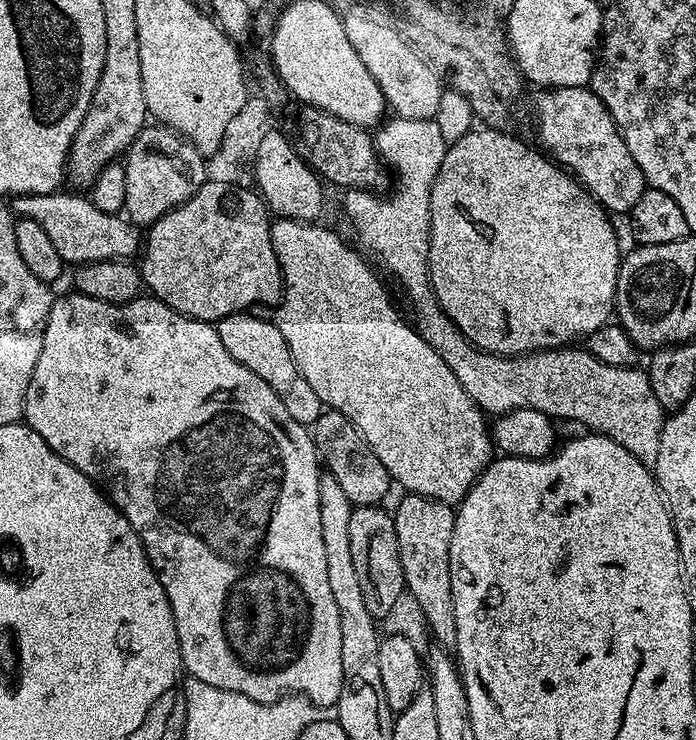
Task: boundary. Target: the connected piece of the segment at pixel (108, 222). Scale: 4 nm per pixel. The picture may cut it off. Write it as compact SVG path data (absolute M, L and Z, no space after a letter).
M64 191L49 192L46 196L17 195L13 199L16 201L10 204L11 211L17 217L42 226L42 230L46 230L50 237L50 242L54 242L54 250L58 250L64 261L72 266L89 264L94 260L128 258L135 248L137 251L137 229L127 219L98 210L98 206L94 206L87 195L71 196Z

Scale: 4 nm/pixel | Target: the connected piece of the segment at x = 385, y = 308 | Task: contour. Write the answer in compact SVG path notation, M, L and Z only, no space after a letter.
M276 218L271 221L272 245L282 273L282 299L279 301L279 303L281 302L280 309L277 310L276 316L274 315L274 323L278 326L278 330L282 330L282 338L286 338L286 346L290 346L290 354L294 358L298 370L302 370L302 378L306 378L306 382L310 382L314 394L318 394L318 398L329 409L342 413L360 431L362 438L370 446L370 450L374 450L378 462L382 462L382 466L386 466L389 477L395 483L397 480L409 493L418 496L433 496L436 500L443 501L444 504L459 505L460 501L464 499L464 495L475 484L477 477L483 473L485 468L489 467L494 456L490 428L486 420L484 424L485 413L469 398L466 390L462 390L458 378L454 378L454 370L450 370L450 366L446 366L446 362L442 362L442 358L438 358L435 350L420 337L420 333L409 321L407 324L400 317L400 312L392 305L387 290L380 285L379 278L372 273L373 265L355 247L352 249L338 233L331 232L330 229L323 228L322 225L323 223L320 222L305 222L289 218Z

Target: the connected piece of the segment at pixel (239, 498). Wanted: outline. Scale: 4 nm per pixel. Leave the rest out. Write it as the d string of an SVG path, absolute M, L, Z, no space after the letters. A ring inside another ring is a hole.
M79 294L72 296L57 295L52 301L52 309L48 315L48 321L44 327L44 337L42 338L42 354L38 354L38 362L34 366L34 374L30 378L30 386L26 386L26 398L24 399L23 423L29 428L33 428L40 437L70 466L74 466L82 474L86 474L106 493L109 500L123 512L124 517L134 526L134 530L144 543L144 552L148 555L148 561L156 571L157 578L162 582L166 590L166 598L172 607L174 622L178 630L178 642L180 643L180 657L184 660L185 673L191 679L201 680L210 686L218 686L218 690L230 690L238 694L246 694L246 698L254 698L254 702L263 704L275 704L283 701L289 694L295 694L303 698L310 704L317 704L320 708L331 708L340 700L344 679L342 678L342 630L340 629L340 619L338 618L338 606L334 606L334 594L330 594L330 581L326 578L326 546L322 546L322 514L320 513L320 478L322 475L322 464L318 459L316 444L312 440L312 433L307 427L294 418L282 406L278 394L258 378L242 362L230 358L226 346L222 346L222 338L218 338L218 330L215 323L206 320L191 320L189 316L184 316L180 312L175 312L170 306L166 306L162 301L155 298L137 298L128 300L125 304L111 304L102 302L98 298L90 298Z

